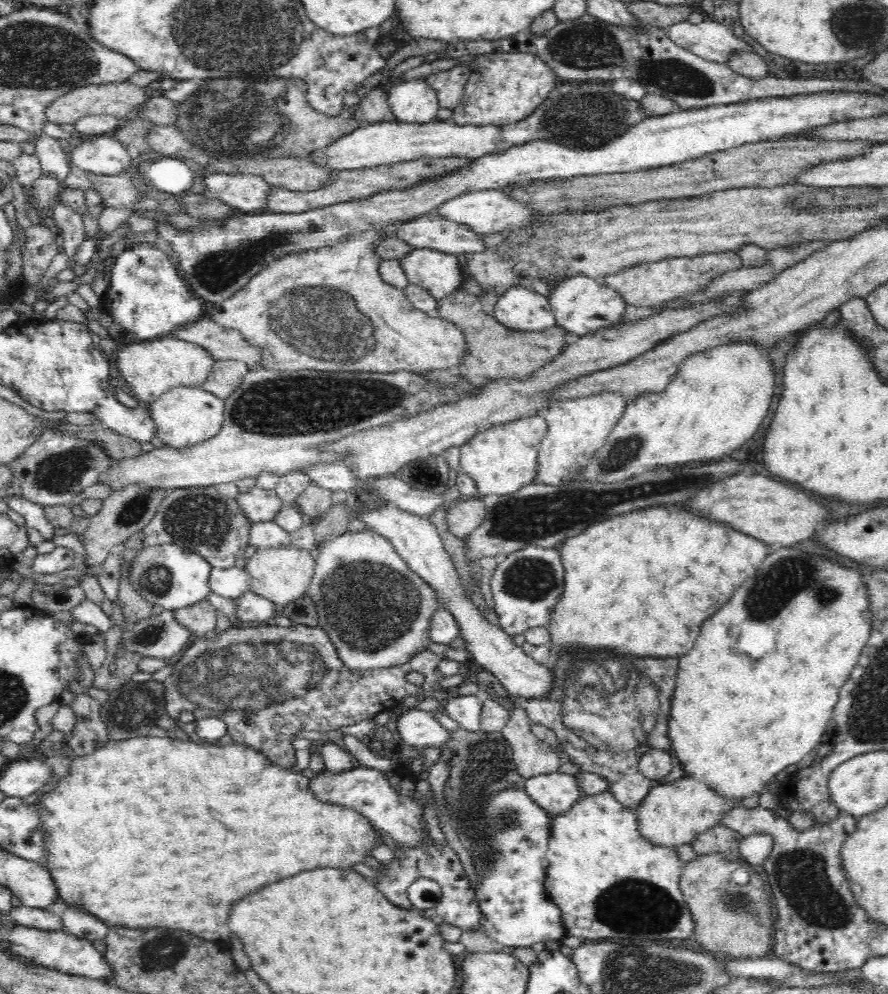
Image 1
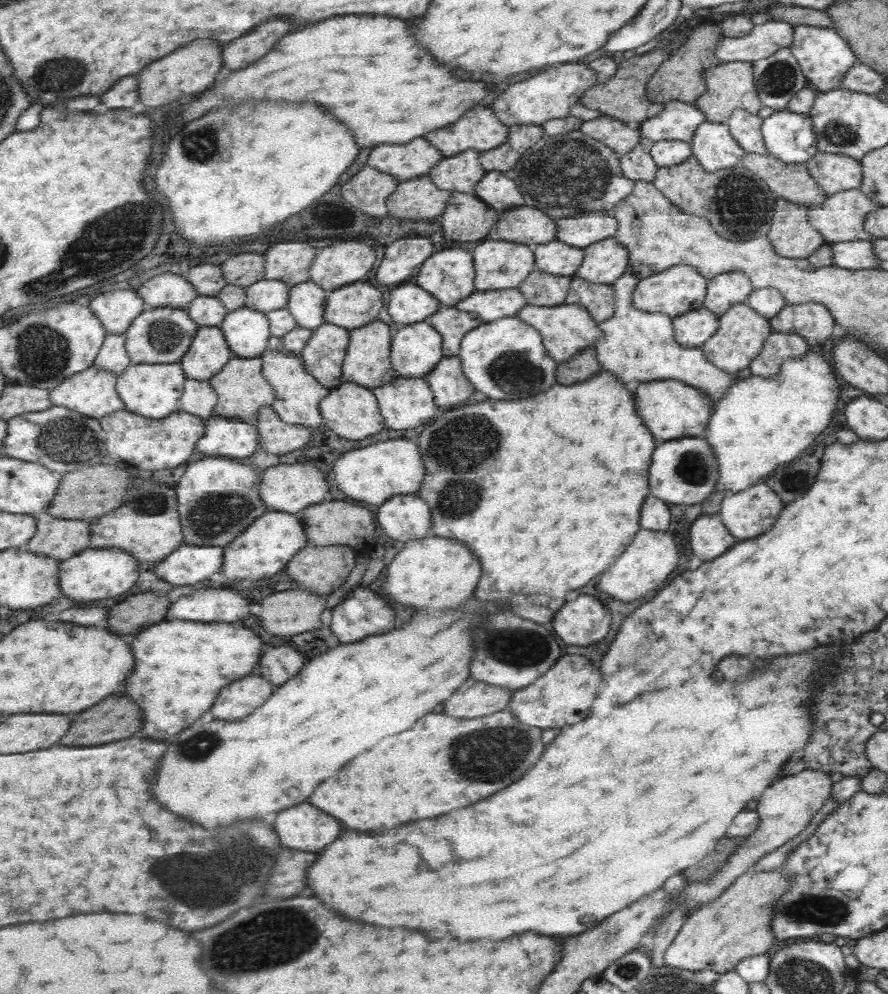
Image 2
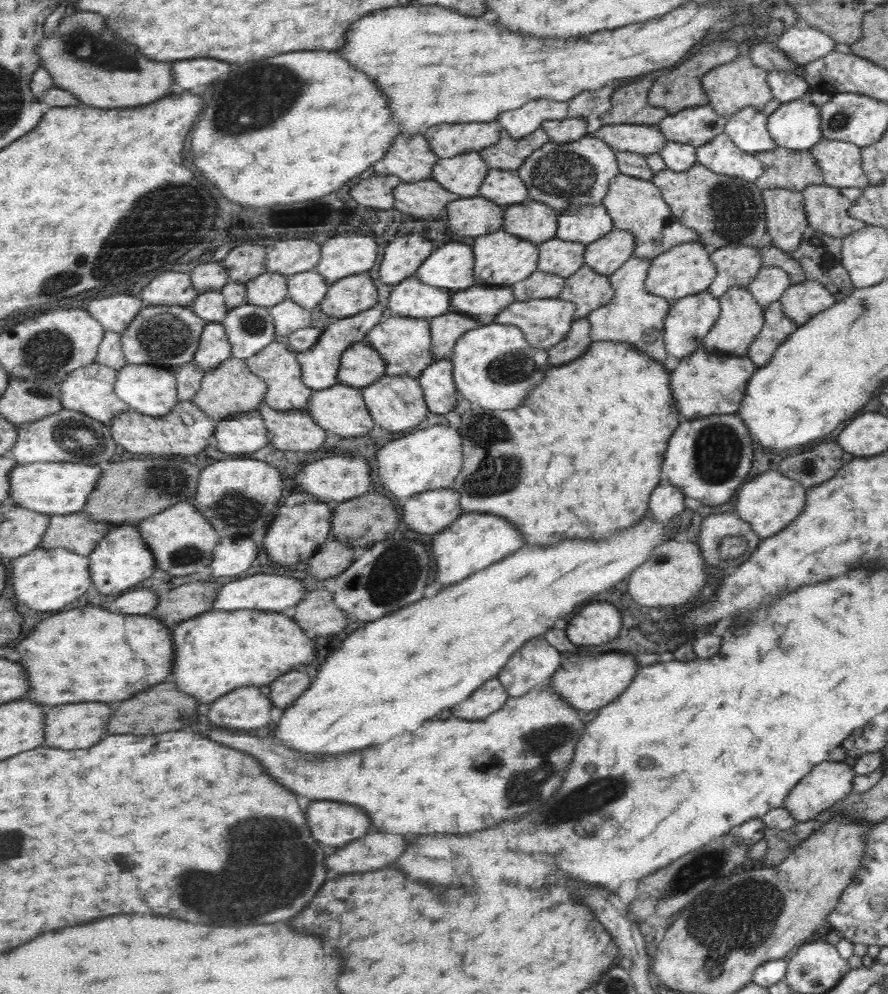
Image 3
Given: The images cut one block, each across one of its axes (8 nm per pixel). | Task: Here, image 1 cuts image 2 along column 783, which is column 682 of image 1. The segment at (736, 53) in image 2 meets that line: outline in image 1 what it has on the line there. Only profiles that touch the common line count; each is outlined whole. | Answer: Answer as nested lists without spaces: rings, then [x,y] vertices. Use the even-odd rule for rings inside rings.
[[[706,18],[702,24],[680,22],[668,28],[668,36],[676,46],[694,52],[698,58],[714,64],[728,64],[736,52],[754,52],[744,38],[738,38],[730,26]]]

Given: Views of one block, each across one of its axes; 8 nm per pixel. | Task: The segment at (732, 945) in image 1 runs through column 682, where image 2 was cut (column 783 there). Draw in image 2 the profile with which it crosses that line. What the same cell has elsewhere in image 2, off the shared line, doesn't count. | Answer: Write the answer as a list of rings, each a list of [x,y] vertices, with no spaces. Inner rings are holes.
[[[749,868],[745,874],[737,876],[737,880],[725,888],[715,902],[691,910],[685,916],[681,930],[667,946],[663,964],[681,970],[713,970],[725,974],[733,972],[743,958],[767,954],[767,948],[775,940],[771,932],[773,906],[789,890],[789,880],[781,872],[783,870],[755,872]]]

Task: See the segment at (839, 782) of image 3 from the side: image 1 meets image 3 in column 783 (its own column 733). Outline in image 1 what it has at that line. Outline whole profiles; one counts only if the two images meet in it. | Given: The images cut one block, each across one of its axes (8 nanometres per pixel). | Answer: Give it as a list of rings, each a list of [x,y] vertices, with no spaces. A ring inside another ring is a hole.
[[[684,776],[672,784],[650,790],[642,806],[638,808],[640,834],[648,838],[652,844],[678,848],[680,844],[688,844],[688,842],[692,844],[698,834],[704,834],[706,830],[720,826],[726,820],[726,816],[740,806],[742,806],[742,800],[732,802],[730,798],[724,798],[722,794],[718,796],[710,784]]]

